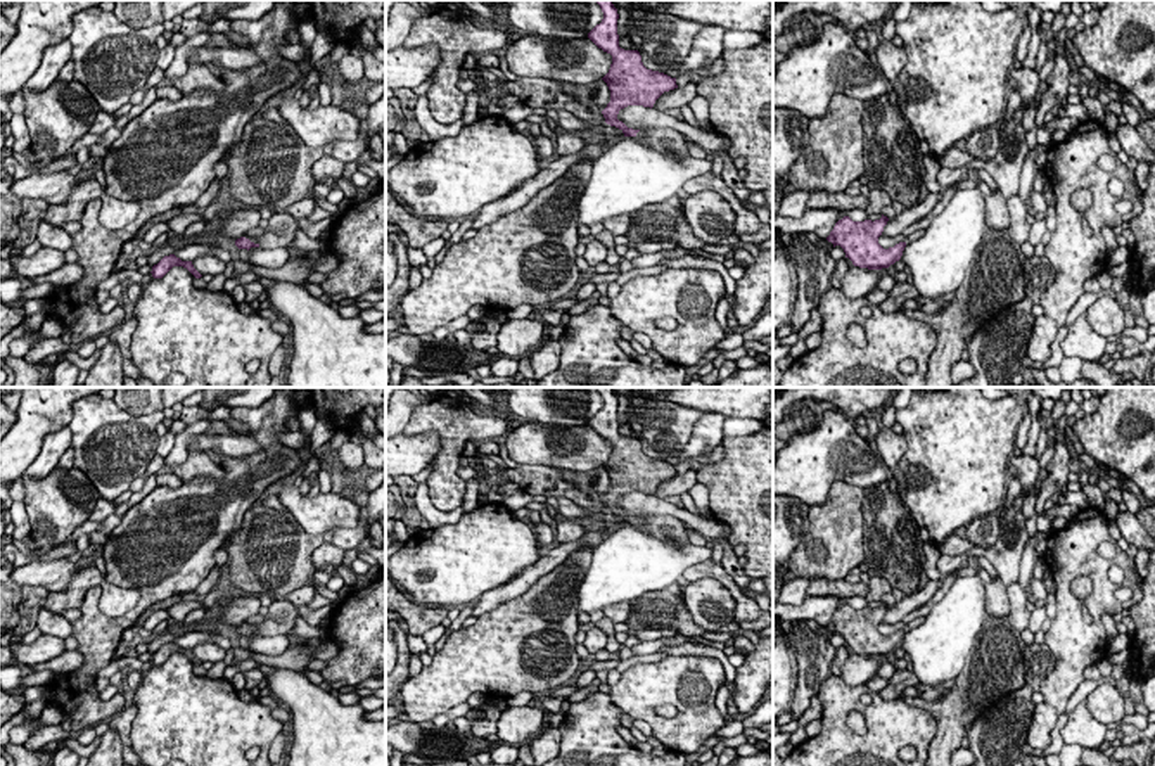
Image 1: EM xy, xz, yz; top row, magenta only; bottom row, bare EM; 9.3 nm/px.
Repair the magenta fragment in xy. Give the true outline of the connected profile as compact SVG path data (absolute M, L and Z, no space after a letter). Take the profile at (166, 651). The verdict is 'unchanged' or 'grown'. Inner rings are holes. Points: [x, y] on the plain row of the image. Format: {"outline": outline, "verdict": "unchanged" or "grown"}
{"outline": "M175 642L164 643L157 652L152 654L152 664L163 666L173 654L183 654L187 655L195 666L201 666L202 662L194 655L192 648L182 648Z", "verdict": "unchanged"}

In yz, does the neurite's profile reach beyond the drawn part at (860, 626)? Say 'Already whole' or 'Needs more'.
Already whole

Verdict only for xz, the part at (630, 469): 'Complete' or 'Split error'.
Split error

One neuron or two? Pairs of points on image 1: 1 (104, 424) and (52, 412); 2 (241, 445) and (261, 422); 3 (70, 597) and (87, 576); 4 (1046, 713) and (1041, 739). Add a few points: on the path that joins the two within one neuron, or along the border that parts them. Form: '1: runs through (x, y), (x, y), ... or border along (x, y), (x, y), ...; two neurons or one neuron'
1: border along (73, 405), (68, 426); two neurons
2: border along (208, 434), (249, 434), (261, 446); two neurons
3: runs through (75, 592), (82, 581); one neuron
4: runs through (1045, 720), (1041, 732); one neuron

